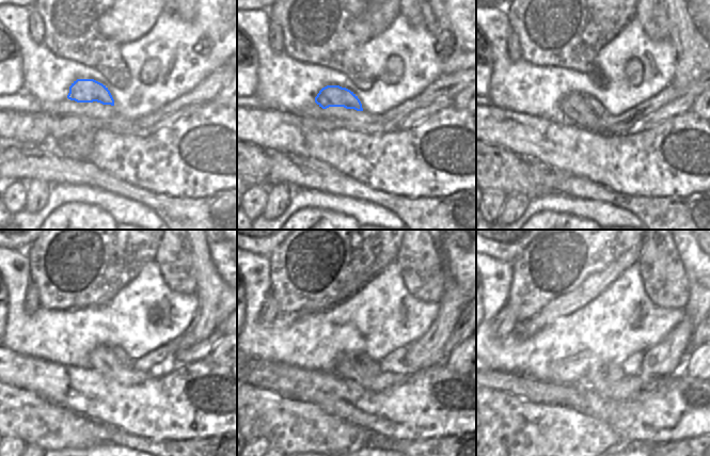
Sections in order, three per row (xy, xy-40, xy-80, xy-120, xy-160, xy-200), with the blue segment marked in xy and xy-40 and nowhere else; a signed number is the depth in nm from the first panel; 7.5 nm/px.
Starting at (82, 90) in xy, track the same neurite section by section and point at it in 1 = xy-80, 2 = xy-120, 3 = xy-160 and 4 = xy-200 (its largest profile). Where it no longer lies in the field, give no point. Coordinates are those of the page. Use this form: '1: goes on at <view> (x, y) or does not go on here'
1: goes on at xy-80 (582, 110)
2: goes on at xy-120 (110, 361)
3: goes on at xy-160 (348, 367)
4: goes on at xy-200 (611, 372)

